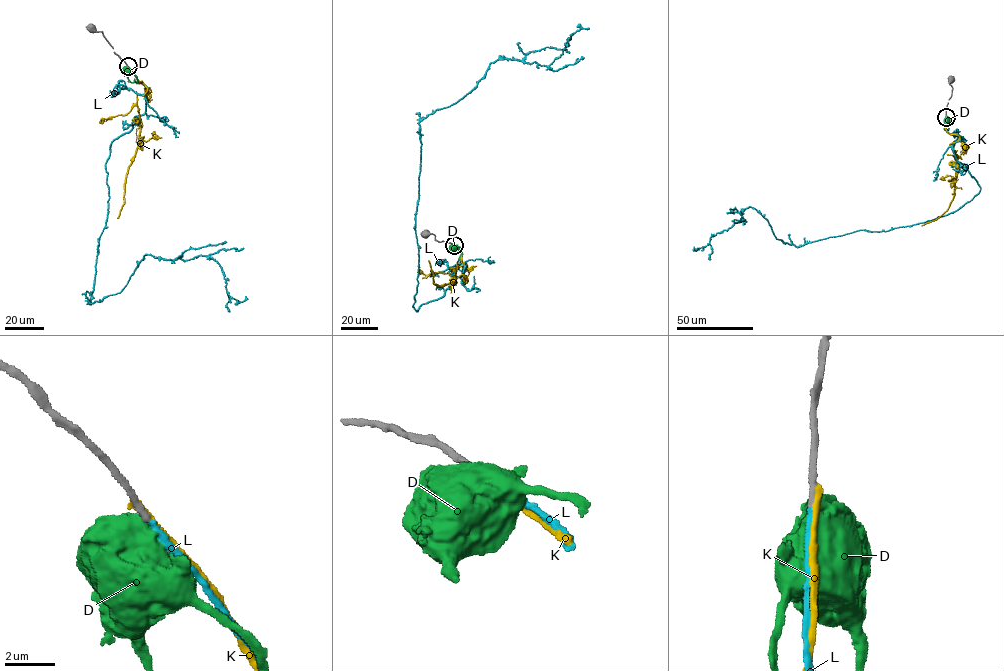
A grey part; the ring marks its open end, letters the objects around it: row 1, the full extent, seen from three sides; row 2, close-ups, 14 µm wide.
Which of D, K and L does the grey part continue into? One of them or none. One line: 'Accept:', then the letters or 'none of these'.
Accept: L

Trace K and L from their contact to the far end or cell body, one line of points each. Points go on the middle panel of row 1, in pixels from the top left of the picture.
K: (454, 245), (461, 250), (463, 270), (467, 267), (464, 262), (456, 266), (453, 282), (434, 284), (428, 260)
L: (454, 246), (467, 268), (417, 312), (419, 123), (462, 98), (491, 62), (548, 66), (588, 29)

